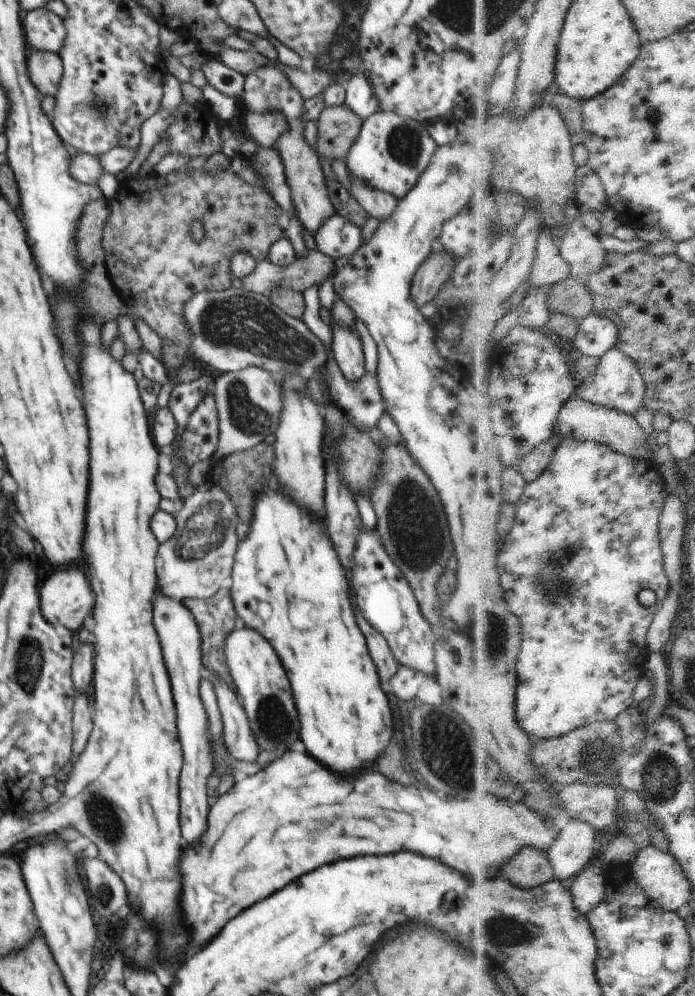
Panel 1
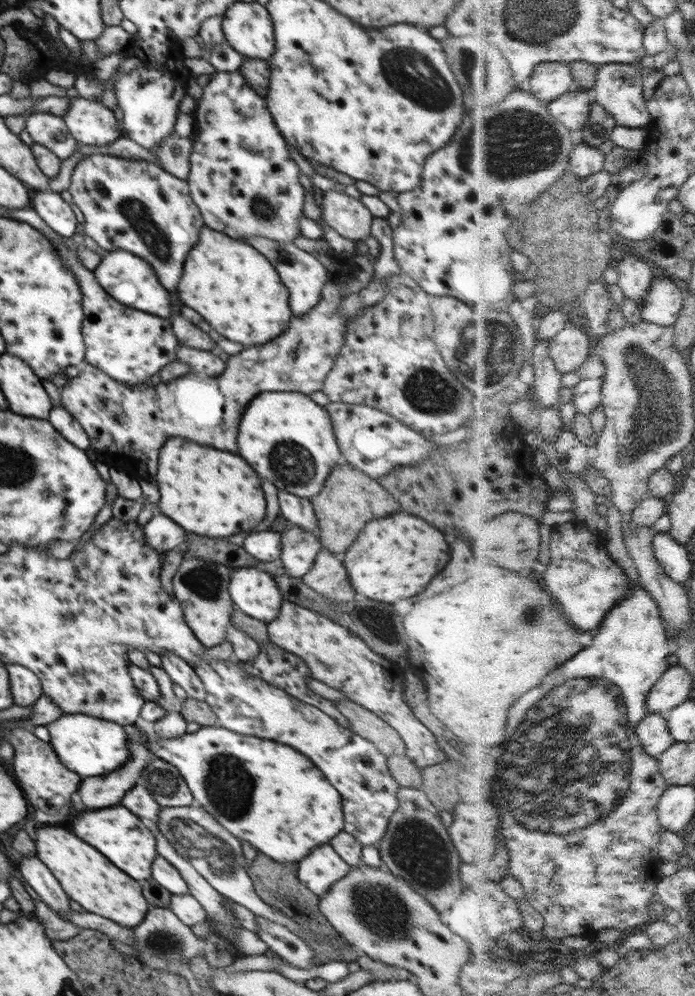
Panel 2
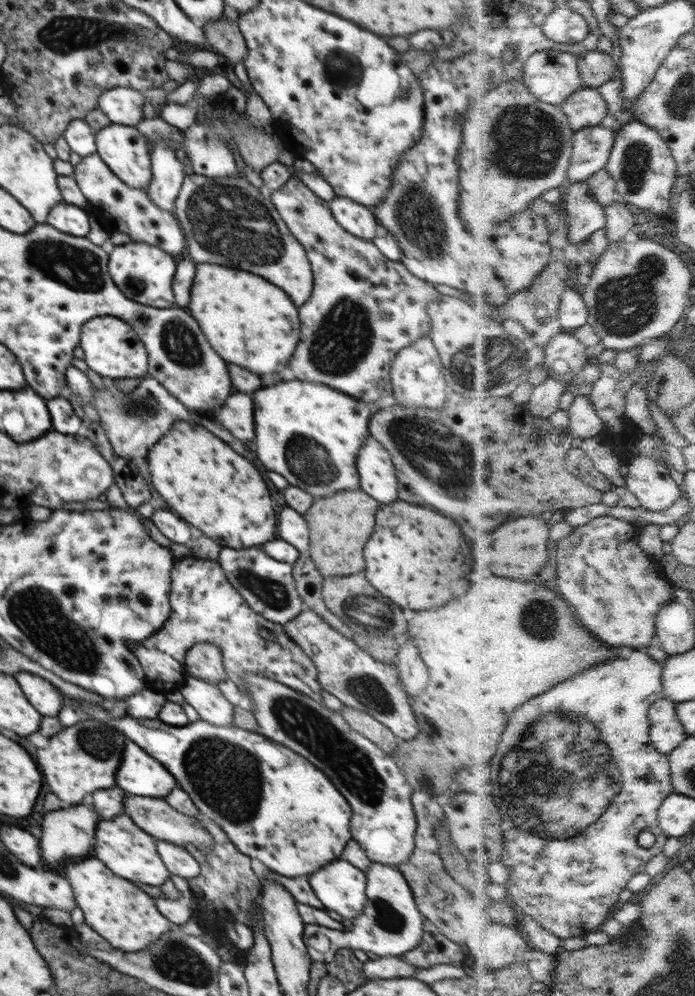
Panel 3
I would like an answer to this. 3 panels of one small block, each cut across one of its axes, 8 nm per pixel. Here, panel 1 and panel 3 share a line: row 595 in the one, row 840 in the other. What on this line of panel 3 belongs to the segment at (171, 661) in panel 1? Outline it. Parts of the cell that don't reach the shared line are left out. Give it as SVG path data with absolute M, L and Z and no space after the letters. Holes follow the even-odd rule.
M155 839L158 854L171 874L190 880L200 874L199 862L185 847Z

